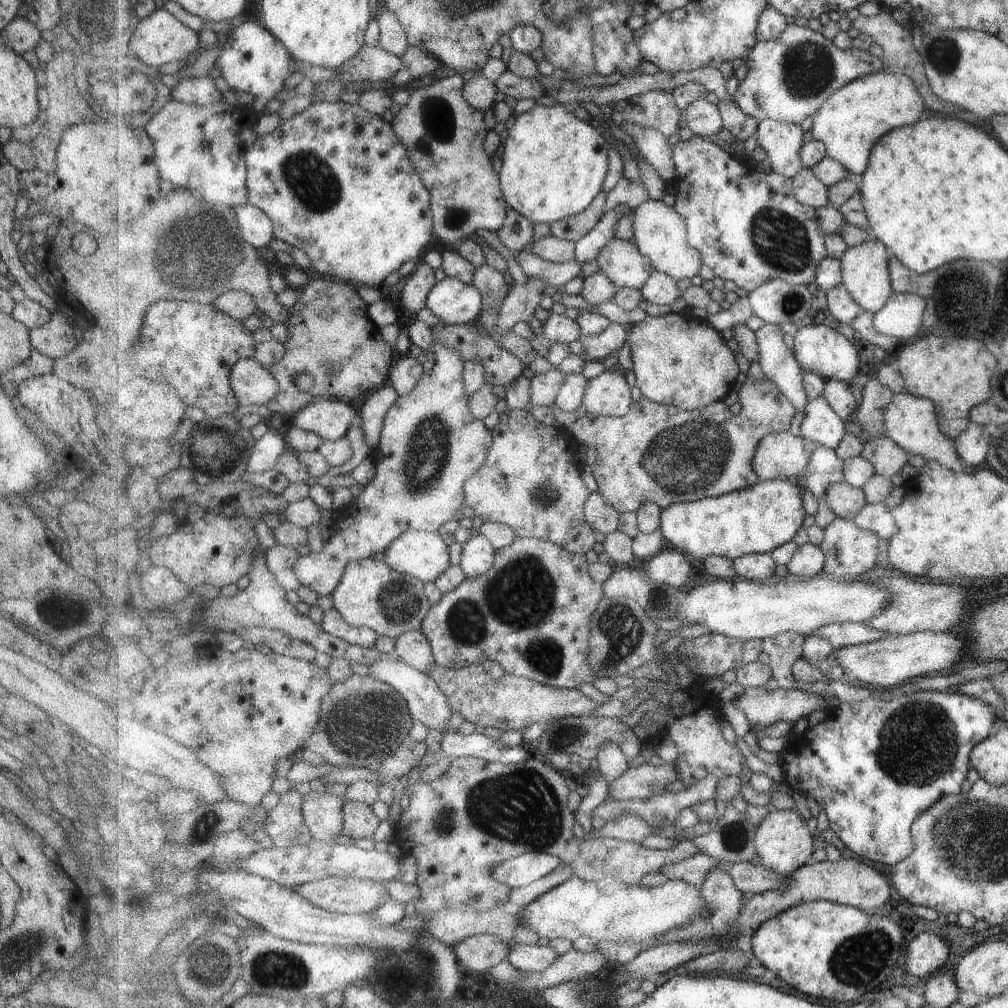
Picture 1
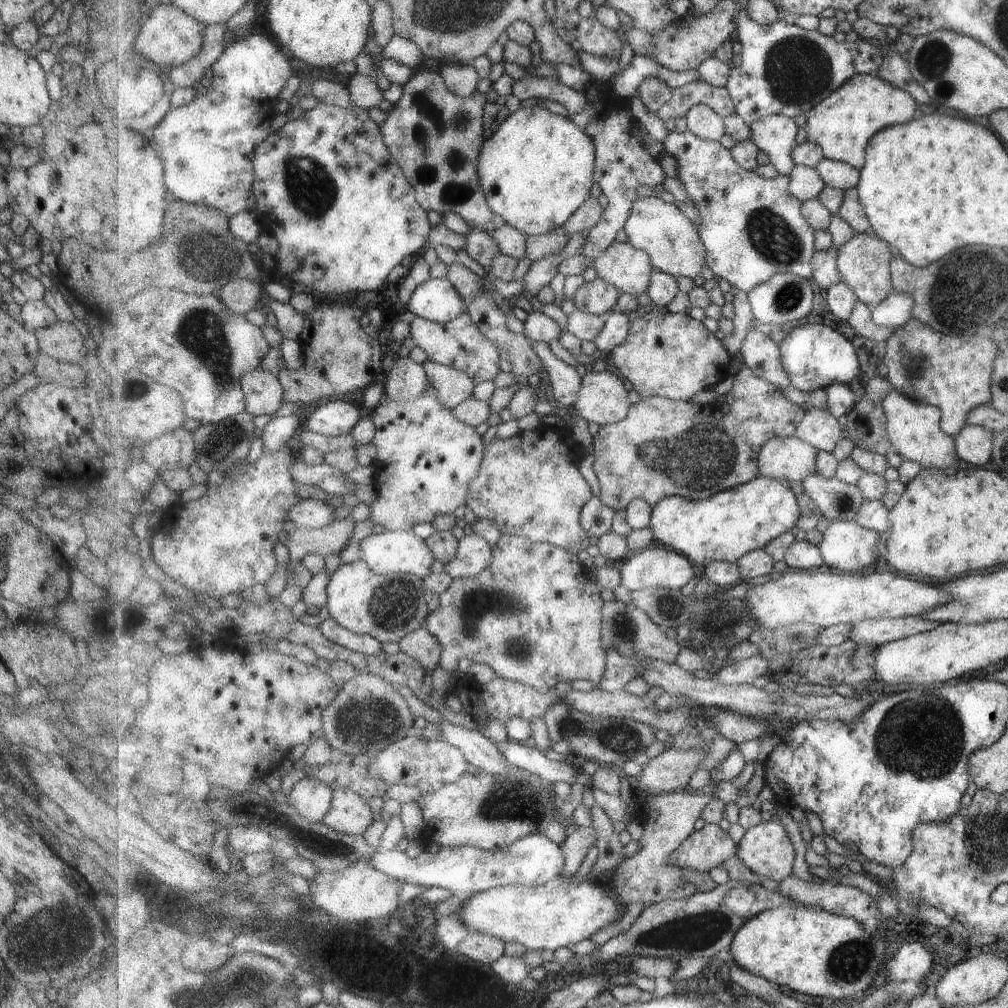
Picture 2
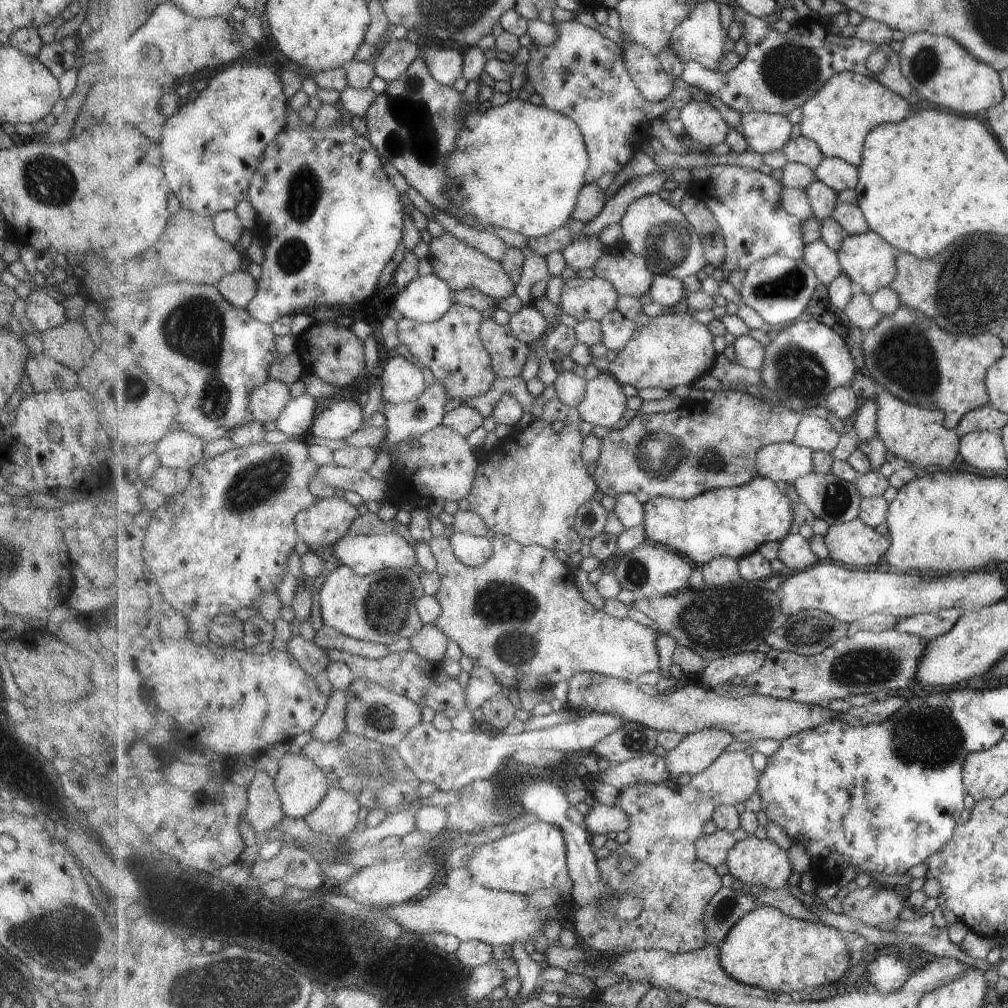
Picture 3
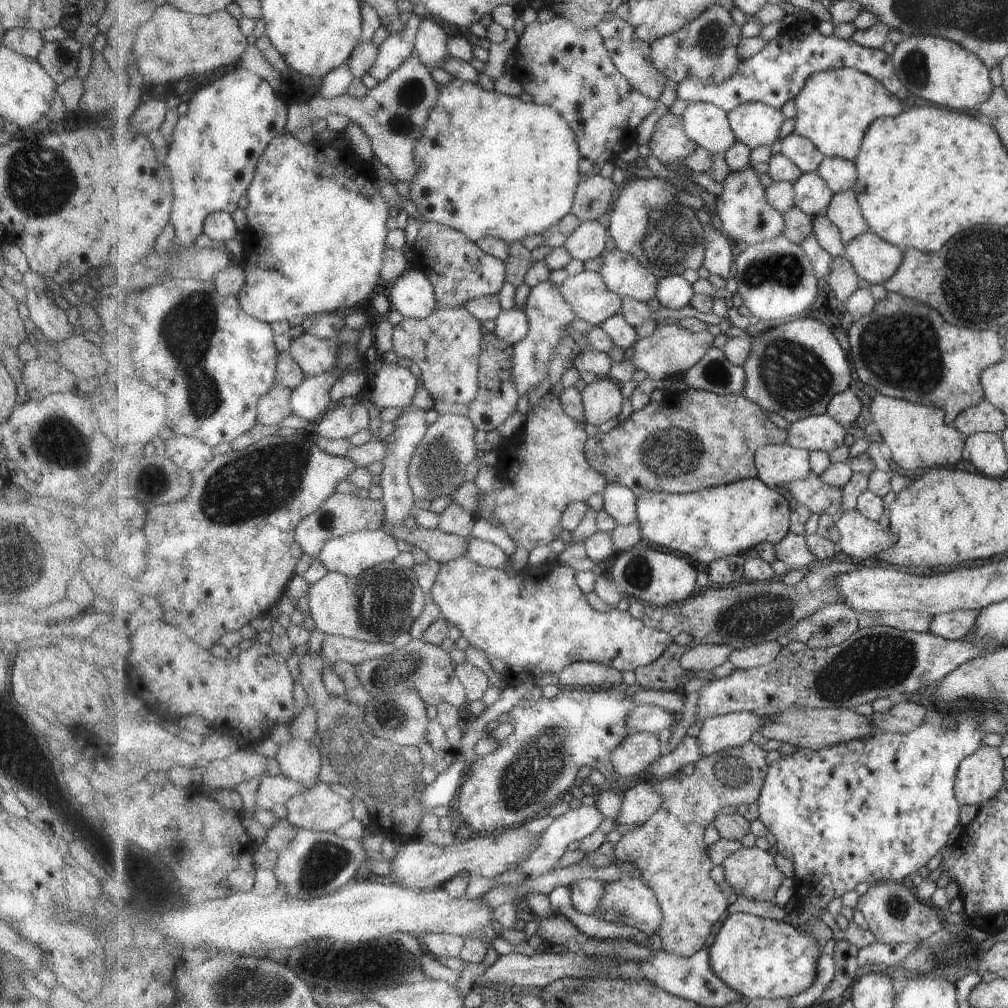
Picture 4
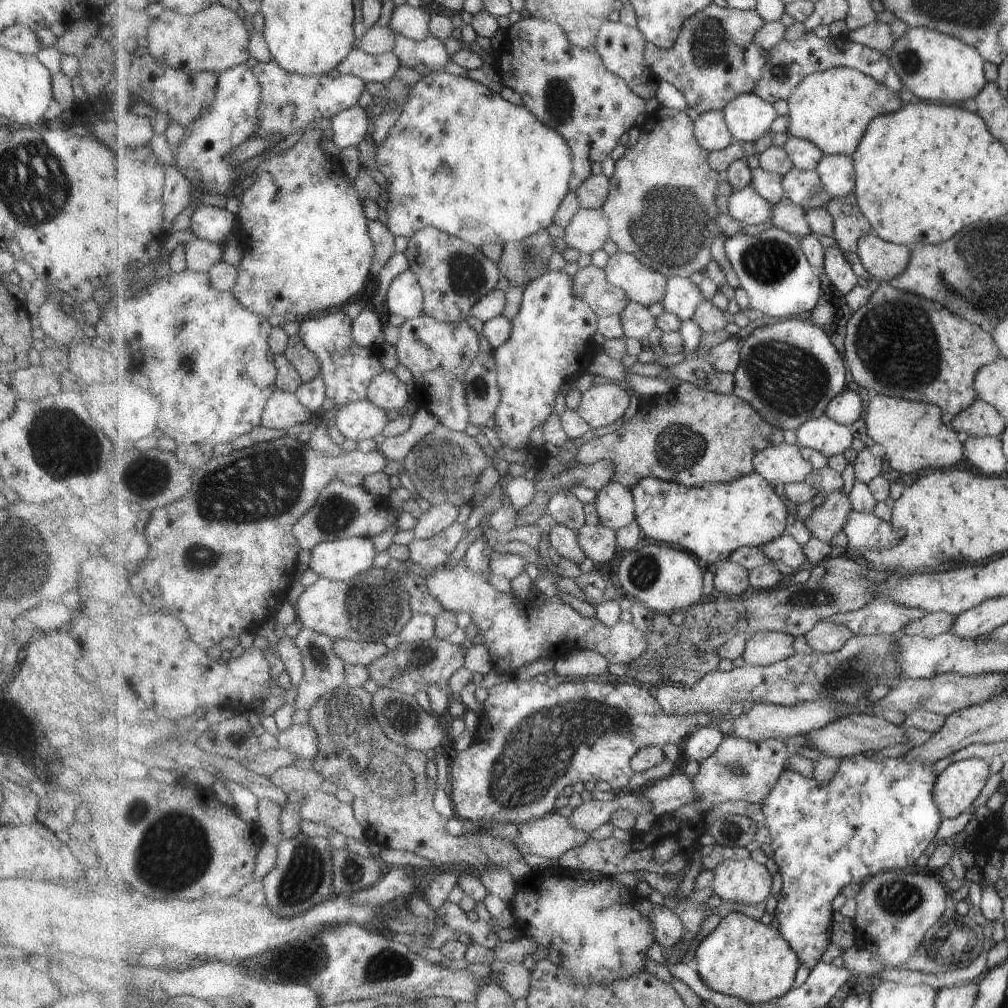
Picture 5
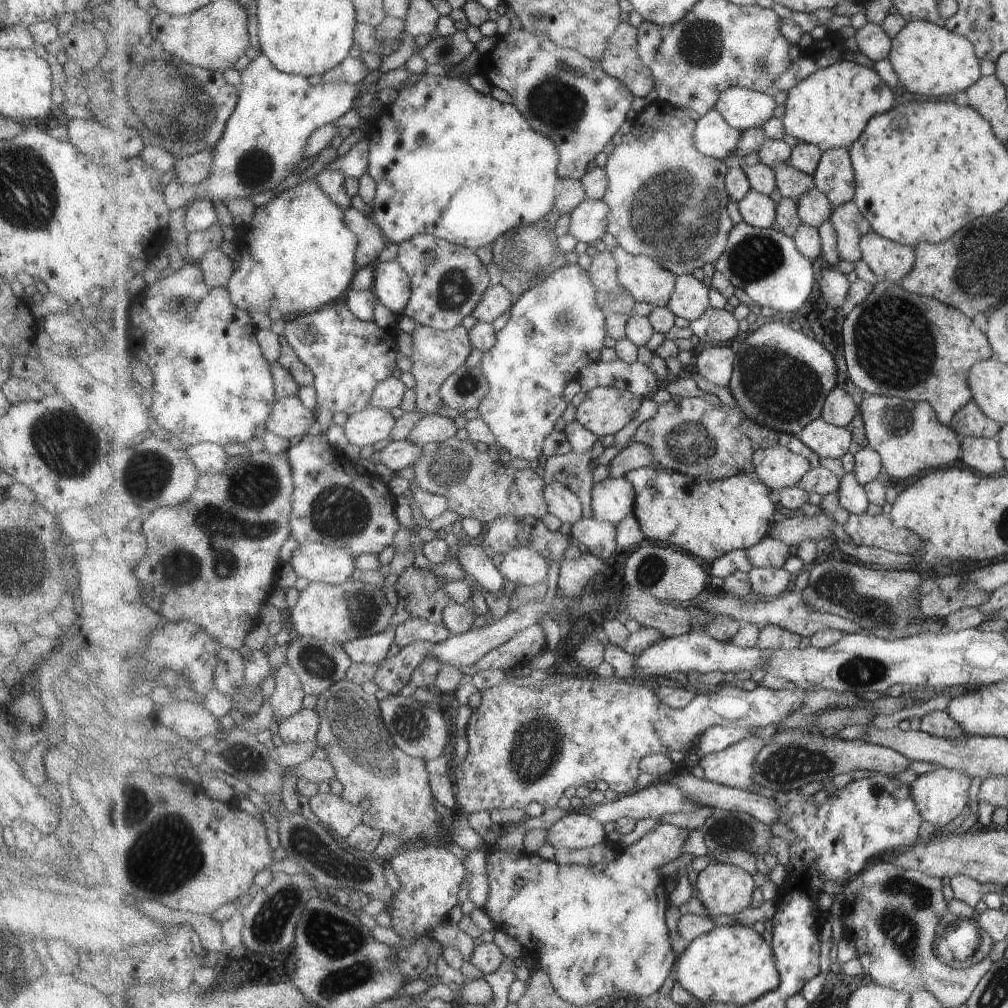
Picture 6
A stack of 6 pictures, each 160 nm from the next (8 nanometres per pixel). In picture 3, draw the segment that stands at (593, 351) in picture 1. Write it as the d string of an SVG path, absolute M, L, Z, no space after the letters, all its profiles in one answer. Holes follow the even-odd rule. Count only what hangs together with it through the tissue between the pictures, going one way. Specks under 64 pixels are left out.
M618 310L611 311L600 323L604 334L603 344L617 353L627 346L637 330L637 324Z

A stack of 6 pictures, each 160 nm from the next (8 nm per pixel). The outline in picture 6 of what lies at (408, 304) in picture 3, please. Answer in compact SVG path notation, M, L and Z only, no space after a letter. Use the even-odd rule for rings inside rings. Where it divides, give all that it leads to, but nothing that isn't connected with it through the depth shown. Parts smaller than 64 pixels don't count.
M379 260L375 267L375 275L376 299L400 316L405 312L405 308L413 296L411 276L397 260L393 260L393 262Z

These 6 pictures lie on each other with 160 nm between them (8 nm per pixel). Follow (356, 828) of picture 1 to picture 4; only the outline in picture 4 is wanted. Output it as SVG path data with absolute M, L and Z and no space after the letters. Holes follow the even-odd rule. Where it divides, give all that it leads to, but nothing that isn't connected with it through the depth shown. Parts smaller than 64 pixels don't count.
M325 781L291 798L286 806L289 808L287 819L309 831L334 832L355 816L350 800L333 792Z

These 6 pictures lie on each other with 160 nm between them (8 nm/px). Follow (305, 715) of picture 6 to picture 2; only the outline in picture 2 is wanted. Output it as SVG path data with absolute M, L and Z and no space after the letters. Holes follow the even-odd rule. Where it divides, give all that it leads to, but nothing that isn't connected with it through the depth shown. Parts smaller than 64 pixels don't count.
M309 774L293 785L285 801L307 820L324 822L325 815L331 810L334 791L326 781Z

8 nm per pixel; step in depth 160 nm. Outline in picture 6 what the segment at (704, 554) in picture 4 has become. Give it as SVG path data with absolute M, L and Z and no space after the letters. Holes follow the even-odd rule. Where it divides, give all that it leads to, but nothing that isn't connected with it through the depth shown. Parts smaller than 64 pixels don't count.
M654 464L633 470L626 478L633 484L637 494L633 514L639 520L645 540L670 545L704 561L715 562L735 550L748 551L769 537L775 524L773 516L777 512L777 506L769 496L771 491L767 484L755 472L713 481L691 478L687 474Z

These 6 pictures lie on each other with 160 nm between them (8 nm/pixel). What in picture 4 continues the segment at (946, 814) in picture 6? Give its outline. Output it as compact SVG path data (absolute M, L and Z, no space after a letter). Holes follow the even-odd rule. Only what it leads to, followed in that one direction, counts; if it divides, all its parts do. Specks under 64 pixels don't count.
M985 746L975 754L967 756L960 765L955 795L959 804L979 805L998 796L1006 785L1005 758L997 748Z

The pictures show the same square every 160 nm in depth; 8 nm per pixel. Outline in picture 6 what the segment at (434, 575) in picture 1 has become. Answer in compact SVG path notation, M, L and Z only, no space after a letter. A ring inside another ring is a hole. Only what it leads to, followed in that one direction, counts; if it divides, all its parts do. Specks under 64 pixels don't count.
M327 544L299 545L292 552L290 566L310 583L341 585L357 575L357 557L349 548L333 548Z

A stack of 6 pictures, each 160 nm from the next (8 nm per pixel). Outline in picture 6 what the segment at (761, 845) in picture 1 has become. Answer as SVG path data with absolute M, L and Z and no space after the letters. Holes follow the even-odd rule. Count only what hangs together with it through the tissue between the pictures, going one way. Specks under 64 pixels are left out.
M710 863L698 874L697 898L713 917L739 914L751 906L755 878L743 868L724 863Z

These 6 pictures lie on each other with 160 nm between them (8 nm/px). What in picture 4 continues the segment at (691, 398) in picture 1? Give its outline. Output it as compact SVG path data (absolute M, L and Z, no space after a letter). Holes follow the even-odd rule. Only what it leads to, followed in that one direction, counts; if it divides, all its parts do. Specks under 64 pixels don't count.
M665 324L657 326L651 336L647 338L638 338L633 344L634 355L631 362L636 371L643 371L645 378L651 380L667 380L677 375L683 375L689 368L701 364L711 352L713 346L713 334L711 332L691 332L689 328L681 324Z

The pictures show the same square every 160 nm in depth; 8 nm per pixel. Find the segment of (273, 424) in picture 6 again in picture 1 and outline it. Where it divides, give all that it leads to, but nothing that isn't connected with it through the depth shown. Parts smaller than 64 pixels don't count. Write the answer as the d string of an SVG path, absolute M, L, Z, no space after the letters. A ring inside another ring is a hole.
M241 359L230 372L231 384L241 405L270 406L281 385L269 369L253 359Z

